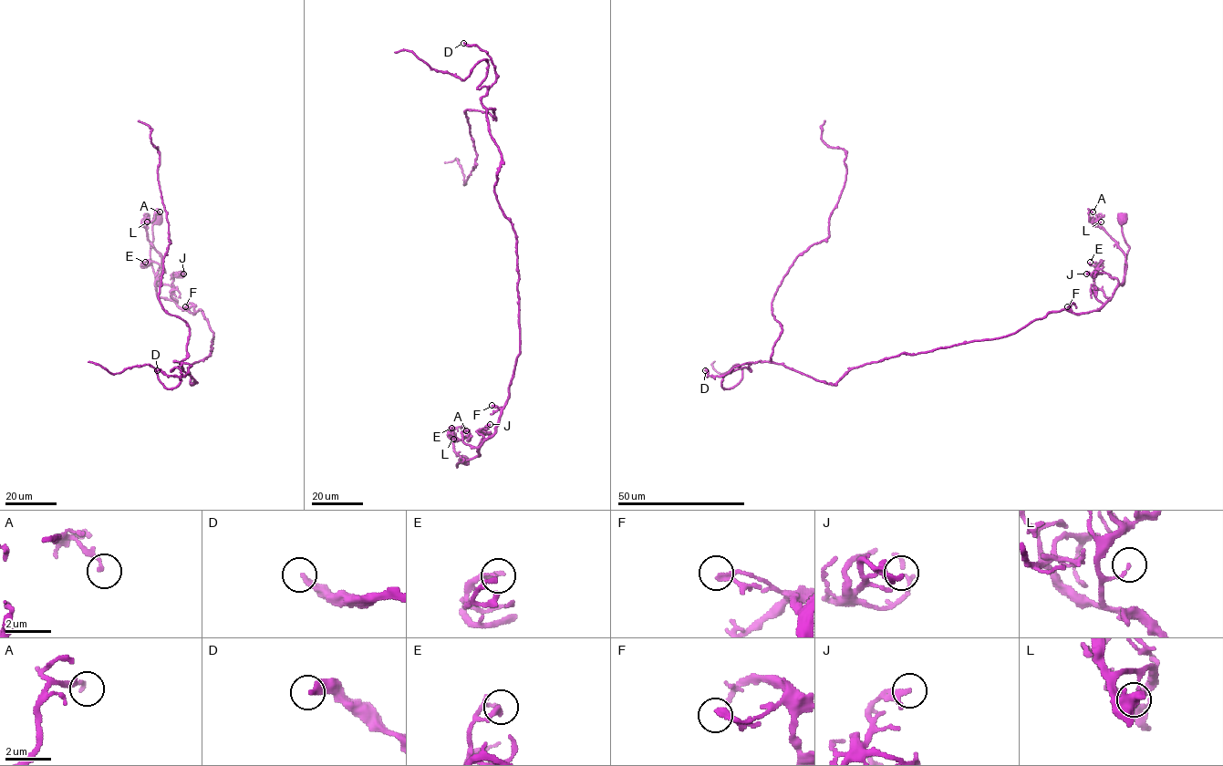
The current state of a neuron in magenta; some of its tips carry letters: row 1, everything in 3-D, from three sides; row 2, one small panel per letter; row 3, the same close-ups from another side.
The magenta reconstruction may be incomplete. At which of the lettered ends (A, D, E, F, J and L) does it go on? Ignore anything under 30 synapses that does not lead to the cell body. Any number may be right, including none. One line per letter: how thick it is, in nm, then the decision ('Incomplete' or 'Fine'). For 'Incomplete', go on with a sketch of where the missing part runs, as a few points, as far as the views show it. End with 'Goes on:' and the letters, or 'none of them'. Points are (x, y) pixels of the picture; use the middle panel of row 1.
A: Thickness 170 nm. Fine
D: Thickness 300 nm. Fine
E: Thickness 190 nm. Fine
F: Thickness 140 nm. Fine
J: Thickness 220 nm. Fine
L: Thickness 110 nm. Fine
Goes on: none of them

